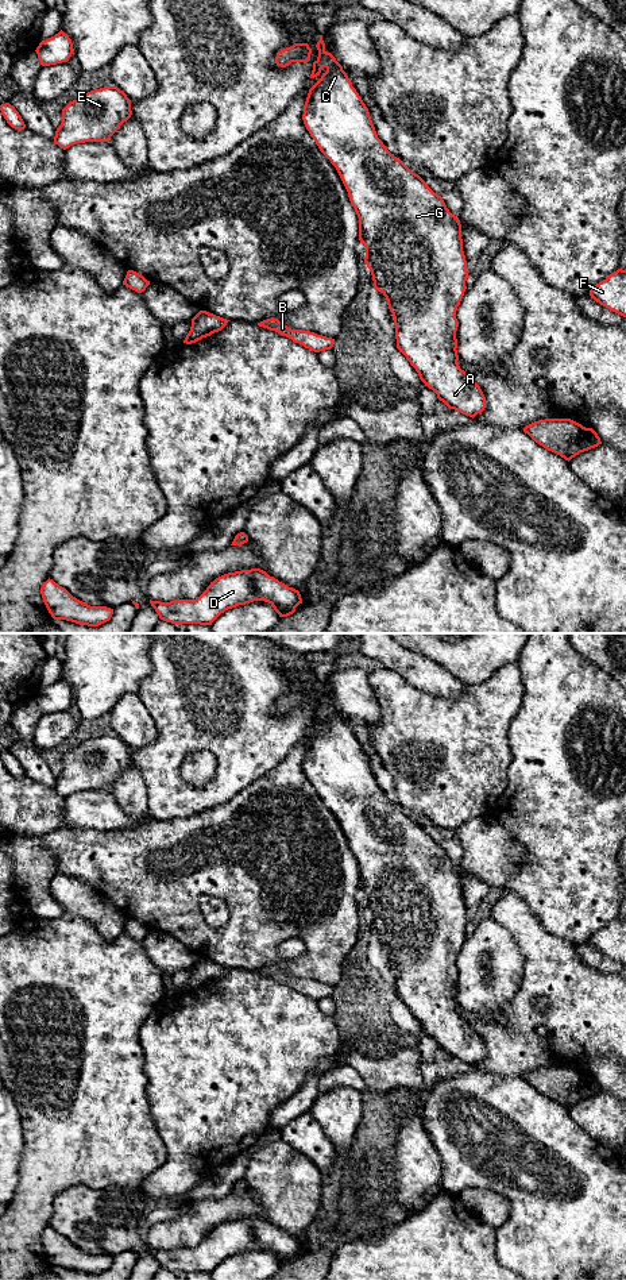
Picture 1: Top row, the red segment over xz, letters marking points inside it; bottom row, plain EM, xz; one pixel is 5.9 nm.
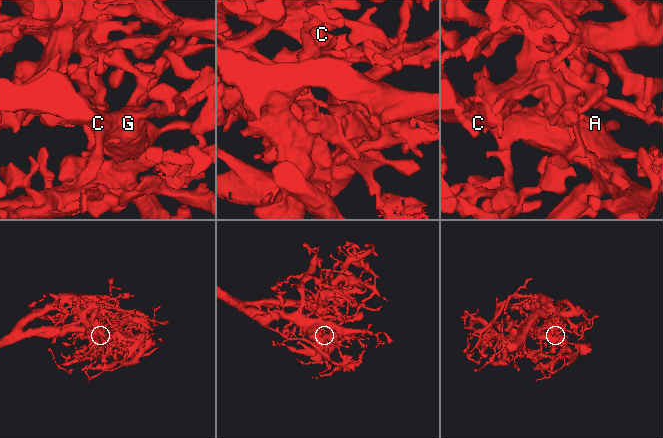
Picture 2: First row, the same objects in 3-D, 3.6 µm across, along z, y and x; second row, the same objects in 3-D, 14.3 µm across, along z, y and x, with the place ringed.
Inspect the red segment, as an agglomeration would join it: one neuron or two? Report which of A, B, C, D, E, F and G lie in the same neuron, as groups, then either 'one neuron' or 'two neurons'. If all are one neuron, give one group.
A B C D E F G; one neuron

